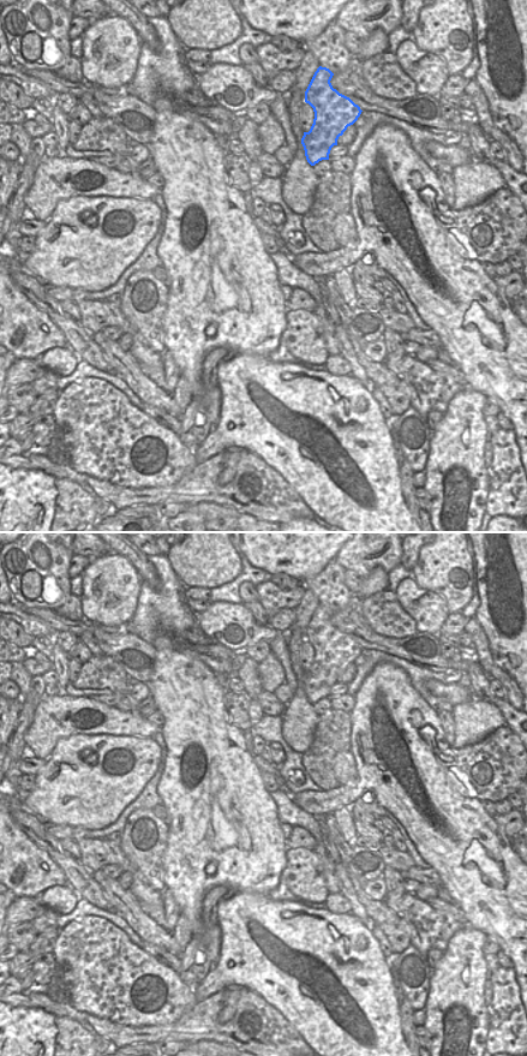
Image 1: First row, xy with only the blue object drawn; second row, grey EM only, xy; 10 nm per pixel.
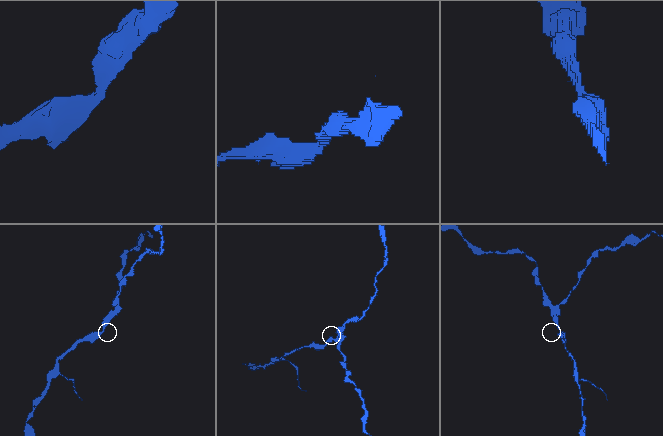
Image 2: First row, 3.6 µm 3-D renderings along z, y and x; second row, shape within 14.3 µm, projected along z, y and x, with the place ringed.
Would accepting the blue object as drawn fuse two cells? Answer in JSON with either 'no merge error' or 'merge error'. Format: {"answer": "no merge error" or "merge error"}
{"answer": "no merge error"}

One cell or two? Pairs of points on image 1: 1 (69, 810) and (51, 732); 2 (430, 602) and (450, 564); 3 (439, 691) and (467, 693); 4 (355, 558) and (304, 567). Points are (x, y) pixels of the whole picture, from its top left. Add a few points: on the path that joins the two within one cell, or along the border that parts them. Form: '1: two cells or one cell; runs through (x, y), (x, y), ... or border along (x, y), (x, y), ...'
1: two cells; border along (79, 734), (61, 737), (47, 757)
2: two cells; border along (412, 577), (419, 586), (439, 594), (449, 612)
3: one cell; runs through (447, 692), (460, 693)
4: two cells; border along (343, 544), (334, 559)

